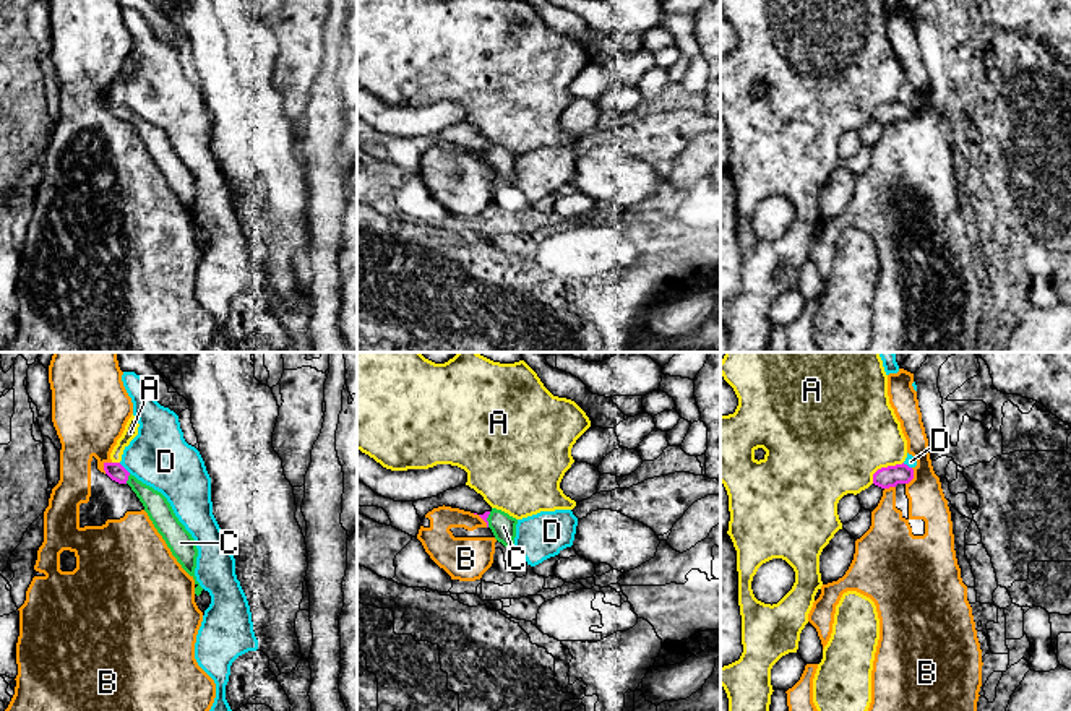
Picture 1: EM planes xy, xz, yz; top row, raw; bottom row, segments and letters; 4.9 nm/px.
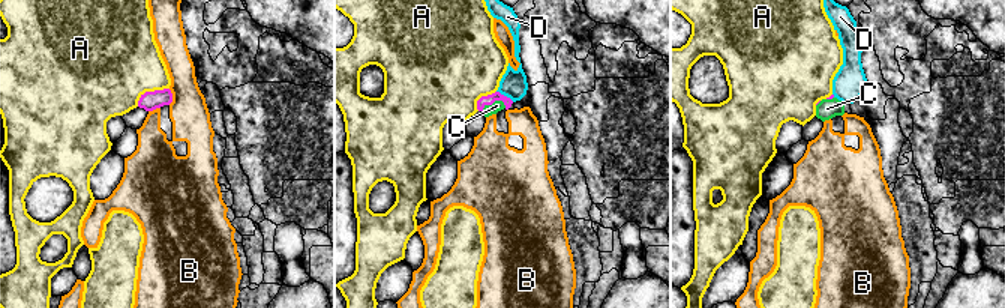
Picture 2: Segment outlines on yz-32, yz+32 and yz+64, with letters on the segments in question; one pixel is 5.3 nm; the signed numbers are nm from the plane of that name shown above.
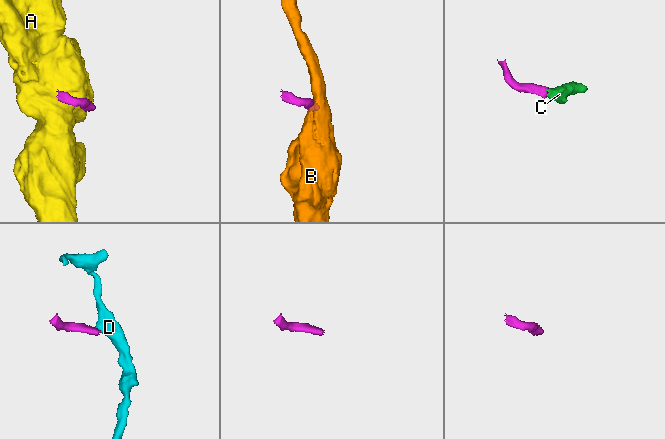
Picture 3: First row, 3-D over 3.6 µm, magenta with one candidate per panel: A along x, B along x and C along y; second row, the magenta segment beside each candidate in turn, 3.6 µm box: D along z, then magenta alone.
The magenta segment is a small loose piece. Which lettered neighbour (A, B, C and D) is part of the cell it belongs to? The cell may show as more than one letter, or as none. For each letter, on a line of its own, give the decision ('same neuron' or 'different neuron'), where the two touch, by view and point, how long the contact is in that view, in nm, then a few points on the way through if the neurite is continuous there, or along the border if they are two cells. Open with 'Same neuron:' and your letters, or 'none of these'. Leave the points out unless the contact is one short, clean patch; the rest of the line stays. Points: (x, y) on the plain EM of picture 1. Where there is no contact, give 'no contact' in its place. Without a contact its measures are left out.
Same neuron: C
A: different neuron; meets magenta in yz at (883, 104); contact 190 nm long
B: different neuron; meets magenta in xy at (104, 103); contact 70 nm long; border along xy (111, 98), (104, 101), (104, 109)
C: same neuron; meets magenta in xy at (127, 116); contact 50 nm long; runs through xy (116, 107), (127, 116), (156, 142)
D: different neuron; meets magenta in xy at (124, 104); contact 80 nm long; border along xy (119, 99), (130, 109)

